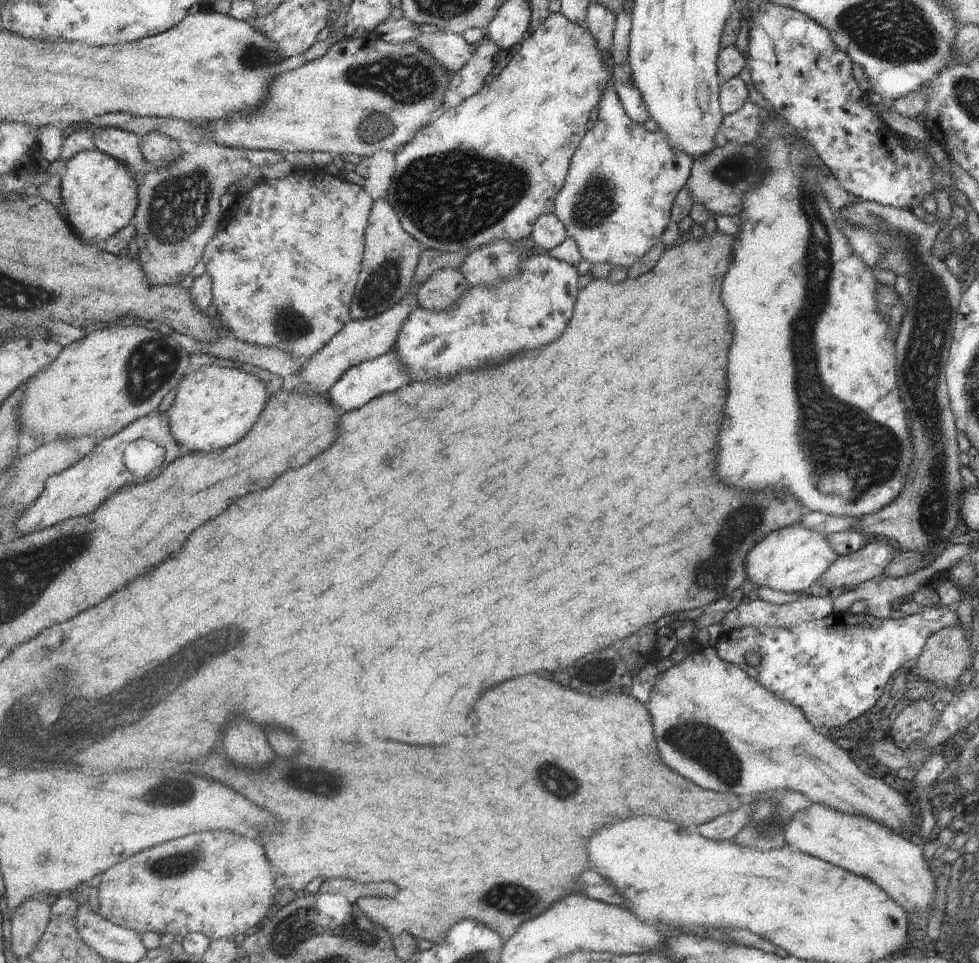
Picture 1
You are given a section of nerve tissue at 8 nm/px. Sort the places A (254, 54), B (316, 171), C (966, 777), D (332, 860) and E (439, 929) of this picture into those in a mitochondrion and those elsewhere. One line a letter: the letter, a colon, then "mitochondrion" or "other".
A: mitochondrion
B: other
C: mitochondrion
D: other
E: other

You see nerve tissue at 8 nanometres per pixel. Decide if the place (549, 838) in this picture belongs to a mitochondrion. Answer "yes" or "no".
no

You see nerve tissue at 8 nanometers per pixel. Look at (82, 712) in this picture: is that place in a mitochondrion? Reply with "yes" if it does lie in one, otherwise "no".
yes

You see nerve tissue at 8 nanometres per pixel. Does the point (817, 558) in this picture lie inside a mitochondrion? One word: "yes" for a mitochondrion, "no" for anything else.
no

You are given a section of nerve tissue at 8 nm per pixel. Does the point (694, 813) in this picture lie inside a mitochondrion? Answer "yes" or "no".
no

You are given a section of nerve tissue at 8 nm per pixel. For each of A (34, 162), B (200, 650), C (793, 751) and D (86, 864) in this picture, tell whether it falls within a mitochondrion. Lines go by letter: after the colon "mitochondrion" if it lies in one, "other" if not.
A: other
B: mitochondrion
C: other
D: other

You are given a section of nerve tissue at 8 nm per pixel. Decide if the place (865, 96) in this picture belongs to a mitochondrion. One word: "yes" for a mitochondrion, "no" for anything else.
no

